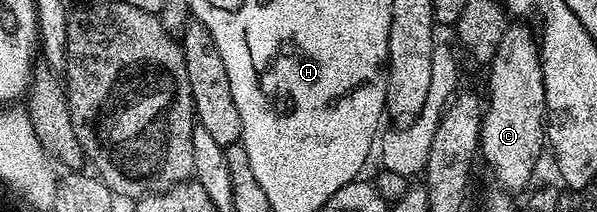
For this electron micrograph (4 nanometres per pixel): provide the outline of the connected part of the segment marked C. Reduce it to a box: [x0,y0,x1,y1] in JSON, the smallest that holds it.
[479,22,548,192]

